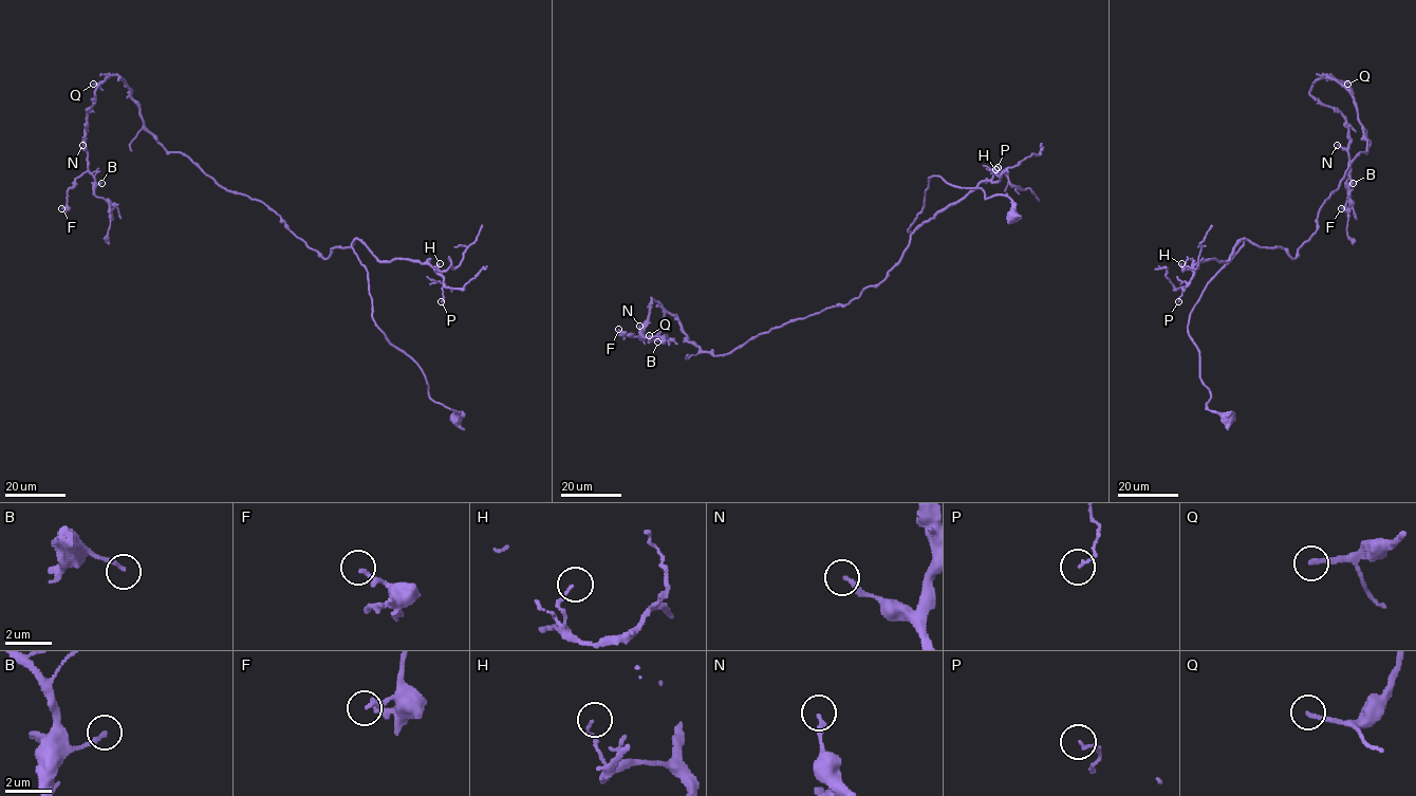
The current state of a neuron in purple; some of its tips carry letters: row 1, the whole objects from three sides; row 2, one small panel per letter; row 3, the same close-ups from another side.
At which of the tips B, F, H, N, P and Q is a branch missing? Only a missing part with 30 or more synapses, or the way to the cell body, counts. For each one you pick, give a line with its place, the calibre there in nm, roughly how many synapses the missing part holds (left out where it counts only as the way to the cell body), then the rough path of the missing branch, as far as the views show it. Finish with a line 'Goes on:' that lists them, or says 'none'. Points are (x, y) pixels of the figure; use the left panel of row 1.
Q: at (93, 84); 200 nm thick; about 30 synapses; missing branch runs (93, 84), (66, 81), (60, 89), (63, 98)
Goes on: Q

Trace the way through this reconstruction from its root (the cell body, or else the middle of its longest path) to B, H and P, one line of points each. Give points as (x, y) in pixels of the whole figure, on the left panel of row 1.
B: (457, 417), (376, 325), (355, 239), (323, 258), (168, 152), (117, 75), (86, 126), (101, 183)
H: (457, 417), (429, 396), (421, 368), (376, 325), (368, 271), (351, 244), (359, 239), (379, 261), (440, 263)
P: (457, 417), (376, 325), (352, 243), (379, 261), (429, 263), (443, 277), (441, 301)

